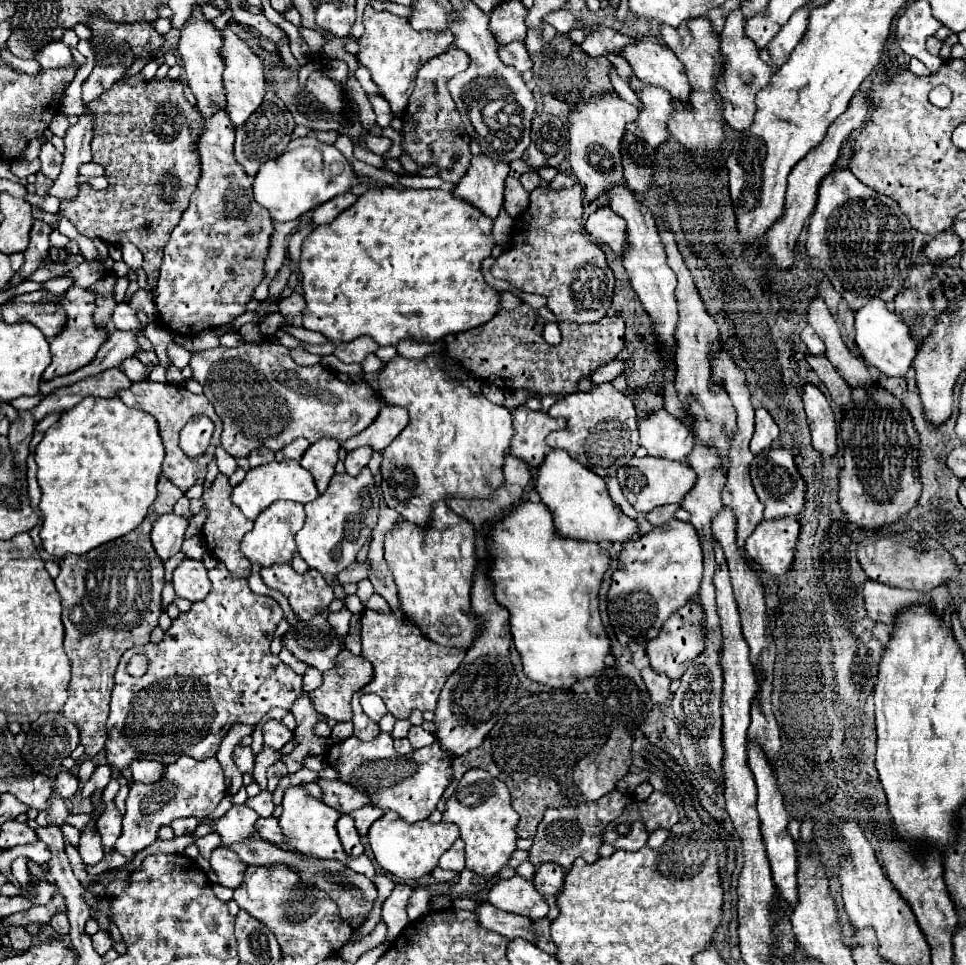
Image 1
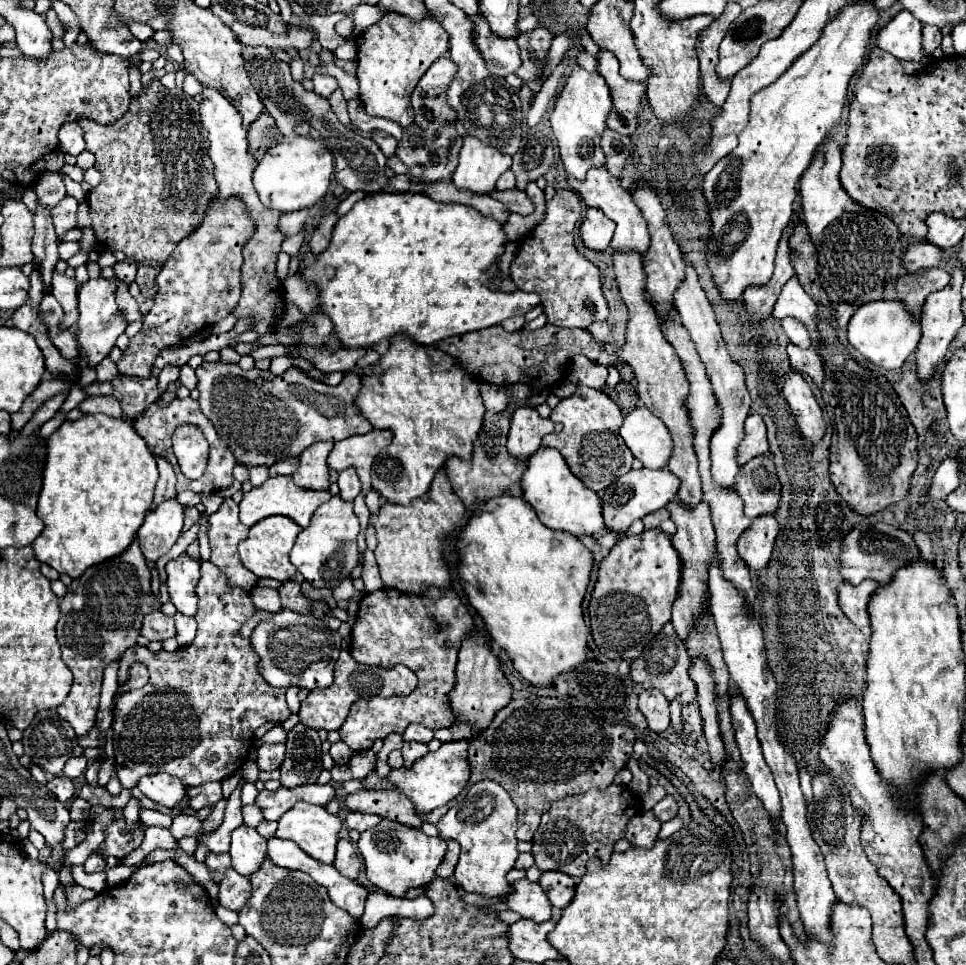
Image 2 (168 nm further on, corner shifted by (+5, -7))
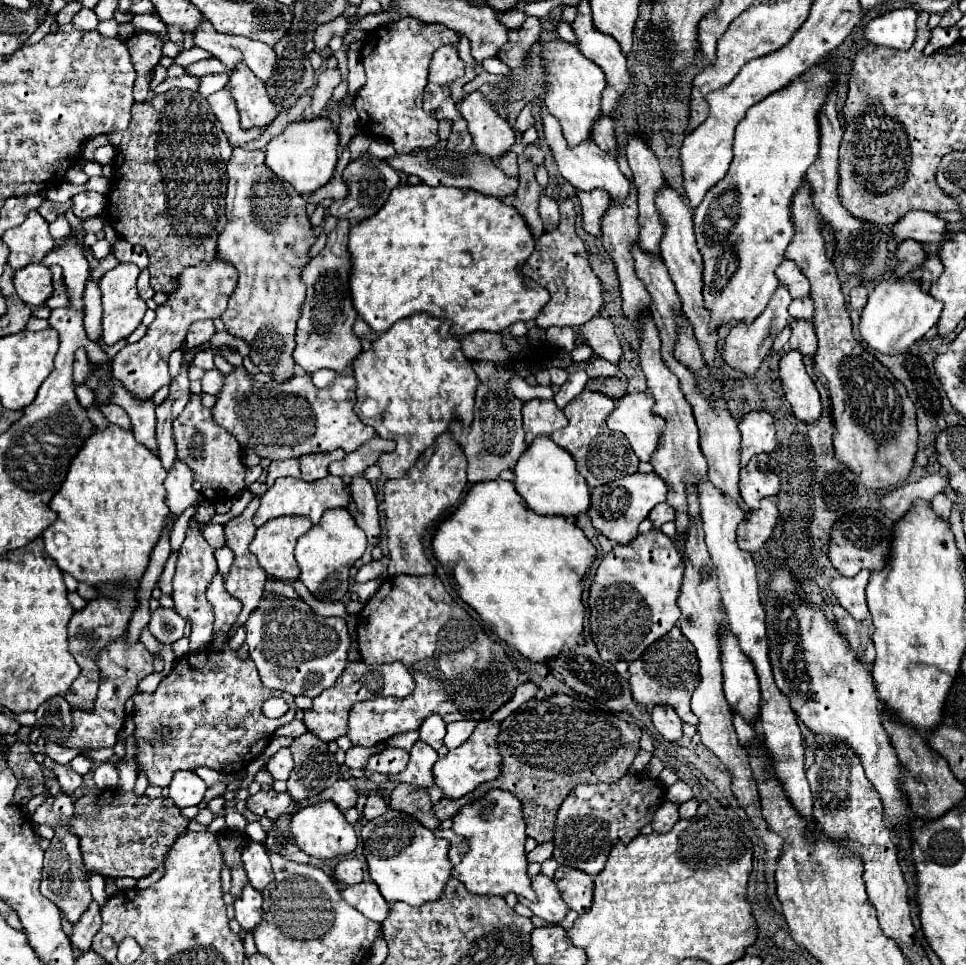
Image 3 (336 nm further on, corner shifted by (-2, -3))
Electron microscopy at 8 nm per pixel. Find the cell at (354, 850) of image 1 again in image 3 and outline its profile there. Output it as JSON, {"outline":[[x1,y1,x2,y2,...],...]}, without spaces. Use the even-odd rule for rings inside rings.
{"outline":[[346,856,344,860,338,860,334,872,340,886,354,886,362,882,362,862,356,856]]}

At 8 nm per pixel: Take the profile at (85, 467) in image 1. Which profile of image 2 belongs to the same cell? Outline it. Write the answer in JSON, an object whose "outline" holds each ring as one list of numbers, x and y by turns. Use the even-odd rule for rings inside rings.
{"outline":[[87,414,87,416,81,416,79,420,71,422,71,420,65,420,49,438,47,438,47,456,45,456,45,470,43,470,43,488,41,488,41,494,39,494,39,502,37,502,37,516,45,522,45,528,43,532,37,536,37,540,33,542,33,550,35,550,35,556,39,562,45,562,49,564,51,568,55,568,57,572,61,574,69,574,71,578,77,578,81,576,81,572,85,572,85,568,93,566,93,564,99,564,101,560,107,560,109,556,117,556,121,554,129,544,131,540,135,538,139,526,143,524,145,520,145,514,147,510,151,508,153,504,153,490,155,490,155,484,159,480,159,470,157,470,157,464,155,464,155,456,151,454,151,450,147,448,145,440,135,432,133,424,125,418,111,418,111,416,105,416,105,414]]}

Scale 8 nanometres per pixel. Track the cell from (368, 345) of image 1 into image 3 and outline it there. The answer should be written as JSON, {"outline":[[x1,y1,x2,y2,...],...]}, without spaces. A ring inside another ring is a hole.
{"outline":[[338,220,334,230,326,236,326,246,318,256,314,256,302,272,302,280,308,286,306,302,302,316,296,328,296,350,294,362,302,366,306,372,316,372,322,368,330,368,336,372,344,372,352,360,362,352,360,338,354,336,354,320,356,308,350,296,350,272,352,272,352,256,348,252,348,232,350,222]]}

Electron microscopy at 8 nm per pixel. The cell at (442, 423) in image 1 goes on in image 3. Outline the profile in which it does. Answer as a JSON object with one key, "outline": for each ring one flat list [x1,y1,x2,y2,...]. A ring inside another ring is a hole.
{"outline":[[418,312,418,314,414,314,414,316,408,316,408,318,404,318,404,320,398,320,390,330,386,330,384,334,378,336,378,340,372,342,372,348,370,348,370,350,362,352,362,354,352,362,352,376,354,376,354,380,356,380,356,406,354,406,354,408,356,408,358,418,360,418,362,422,374,426,374,430,376,430,376,434,378,434,380,438,390,438,390,440,396,442,396,448,394,448,392,452,382,454,380,460,378,460,378,464,380,464,380,468,382,468,382,474,384,474,386,478,400,478,400,476,404,476,404,472,408,472,408,468,418,460,418,456,422,454,422,450,426,450,428,446,432,446,434,440,436,440,436,436,440,436,440,434,444,434,444,432,448,430,448,426,450,426,454,414,458,414,458,418,460,418,464,424,470,424,470,422,472,422,472,404,474,404,474,390,476,390,476,384,478,384,478,376,476,376,476,372,472,370,470,360,468,360,468,358,464,356,464,352,462,352,460,340,450,334,450,326,452,326,452,324,450,324,448,320,440,320,440,318,434,318,434,316,426,314,426,312]]}

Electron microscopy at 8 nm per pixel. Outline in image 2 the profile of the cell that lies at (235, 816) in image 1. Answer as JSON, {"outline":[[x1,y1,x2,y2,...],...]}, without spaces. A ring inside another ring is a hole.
{"outline":[[241,824,231,832,231,848,229,848,231,866,239,874,249,876,251,872,255,872,255,868,259,868,261,860,265,858,265,848,267,840,255,828]]}

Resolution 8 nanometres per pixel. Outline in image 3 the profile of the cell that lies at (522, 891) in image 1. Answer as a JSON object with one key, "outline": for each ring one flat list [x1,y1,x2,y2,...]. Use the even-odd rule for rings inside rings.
{"outline":[[538,874,538,876,532,878,532,888,536,892,536,900,526,900,526,898,520,896,518,902,528,906,536,916,540,916,540,918,544,918,548,922,558,924,566,916,568,906,562,900,554,880,544,876,544,874]]}

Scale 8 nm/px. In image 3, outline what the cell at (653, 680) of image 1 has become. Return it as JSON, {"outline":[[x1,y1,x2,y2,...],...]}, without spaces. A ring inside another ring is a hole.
{"outline":[[652,708,652,722,664,740,676,742,682,738,682,720,676,716,676,712,672,712,672,708]]}

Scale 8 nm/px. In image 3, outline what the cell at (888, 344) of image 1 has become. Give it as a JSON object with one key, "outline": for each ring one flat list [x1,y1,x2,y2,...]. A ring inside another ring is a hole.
{"outline":[[880,280,872,290,868,304,862,310,860,336,866,344,884,354,900,354,920,340,940,318,942,302,922,292,920,282,914,280]]}

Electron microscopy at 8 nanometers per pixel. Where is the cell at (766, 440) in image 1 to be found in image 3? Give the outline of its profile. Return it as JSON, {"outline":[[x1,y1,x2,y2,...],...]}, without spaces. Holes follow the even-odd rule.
{"outline":[[766,410,748,412,740,424,738,430,742,434,740,442,740,464,746,466,748,460,760,452,772,452,776,448,776,432,774,432,774,420]]}

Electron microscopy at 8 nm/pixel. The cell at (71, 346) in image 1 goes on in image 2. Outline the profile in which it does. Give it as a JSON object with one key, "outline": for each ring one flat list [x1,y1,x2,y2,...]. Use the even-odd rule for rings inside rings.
{"outline":[[97,278,81,284,79,294,77,294,77,344,79,344,79,358,87,360,87,366,97,366,115,346,115,340,125,332,127,322,121,318,119,308,113,298,115,292,115,282,107,278]]}

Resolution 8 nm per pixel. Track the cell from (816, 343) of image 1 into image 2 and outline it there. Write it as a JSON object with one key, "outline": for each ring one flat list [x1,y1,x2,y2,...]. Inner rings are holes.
{"outline":[[785,318,783,320,783,330,785,330,785,334,789,336,789,340,795,344,795,346,799,346,799,348,811,348,811,338,809,338,809,332,805,330,805,326,803,324,799,324,799,320,789,320,789,318]]}

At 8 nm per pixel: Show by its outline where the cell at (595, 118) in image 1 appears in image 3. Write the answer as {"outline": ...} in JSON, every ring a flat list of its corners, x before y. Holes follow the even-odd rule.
{"outline":[[556,38,546,44,542,44,542,62,544,62,544,102,548,110,560,120,564,138,568,140,568,146,576,146,582,140,588,140,588,132,592,128,592,120,600,116,600,96,606,86,604,72,584,58,578,48,574,48,570,42]]}

